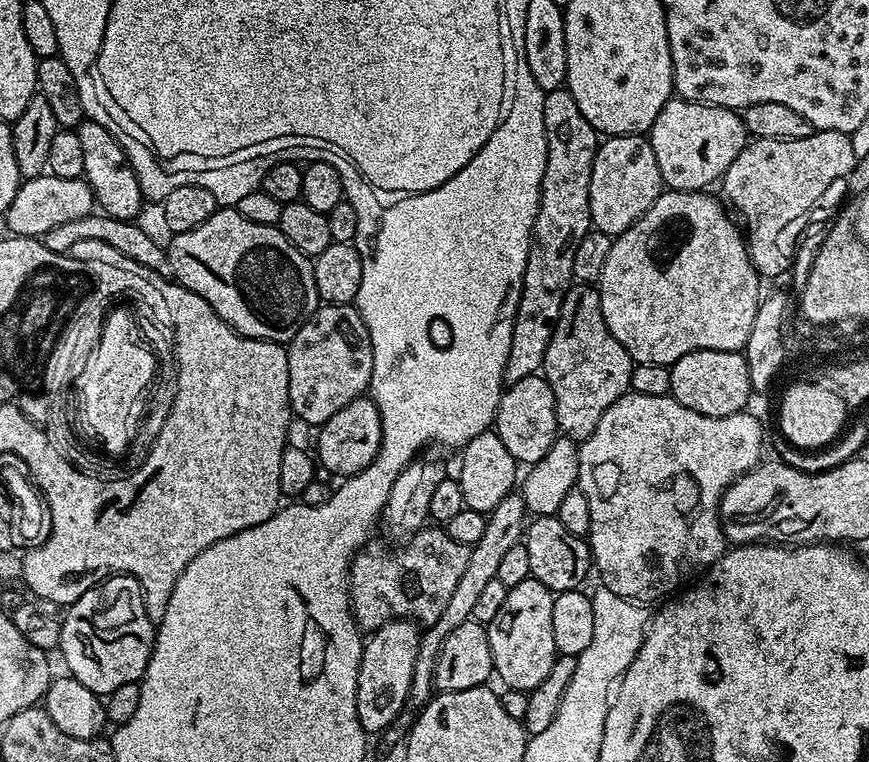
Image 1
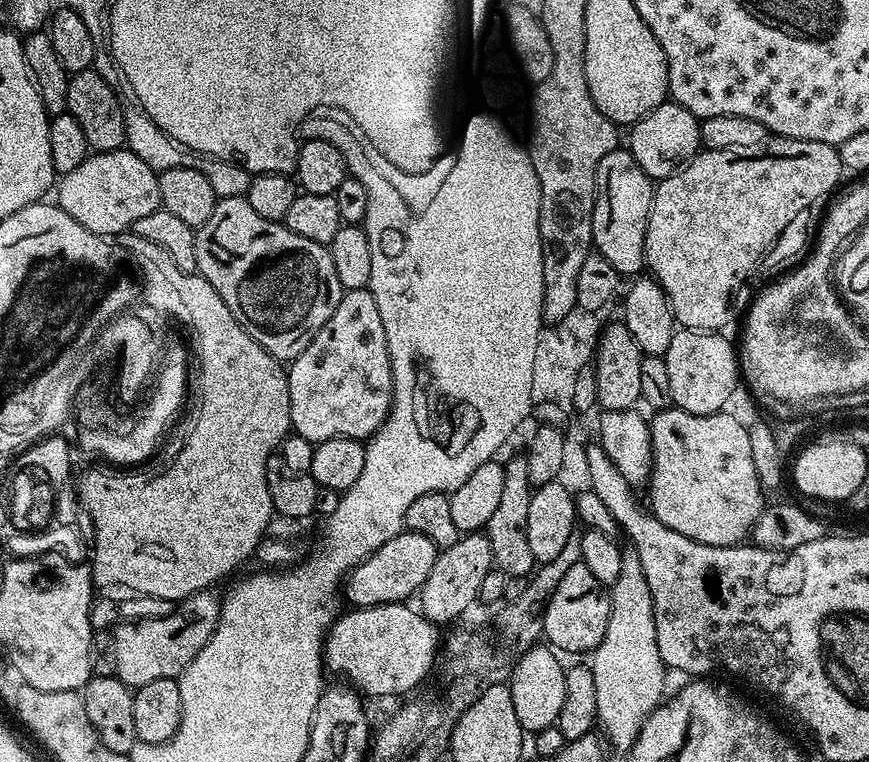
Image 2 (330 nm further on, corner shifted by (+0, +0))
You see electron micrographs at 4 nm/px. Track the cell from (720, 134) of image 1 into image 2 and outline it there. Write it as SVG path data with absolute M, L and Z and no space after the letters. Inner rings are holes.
M665 102L654 110L643 113L640 120L632 128L628 136L626 148L632 153L634 161L650 176L653 181L659 182L665 176L679 172L697 152L701 151L700 120L690 110L681 104Z

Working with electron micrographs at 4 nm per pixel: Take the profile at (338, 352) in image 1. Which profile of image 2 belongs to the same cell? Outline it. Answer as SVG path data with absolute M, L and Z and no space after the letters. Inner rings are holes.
M367 287L345 291L334 314L314 334L310 346L287 365L288 389L290 390L290 418L292 432L318 445L326 439L346 438L367 441L384 424L392 409L392 367L386 346L386 330L382 330L382 317L374 302L374 294Z

